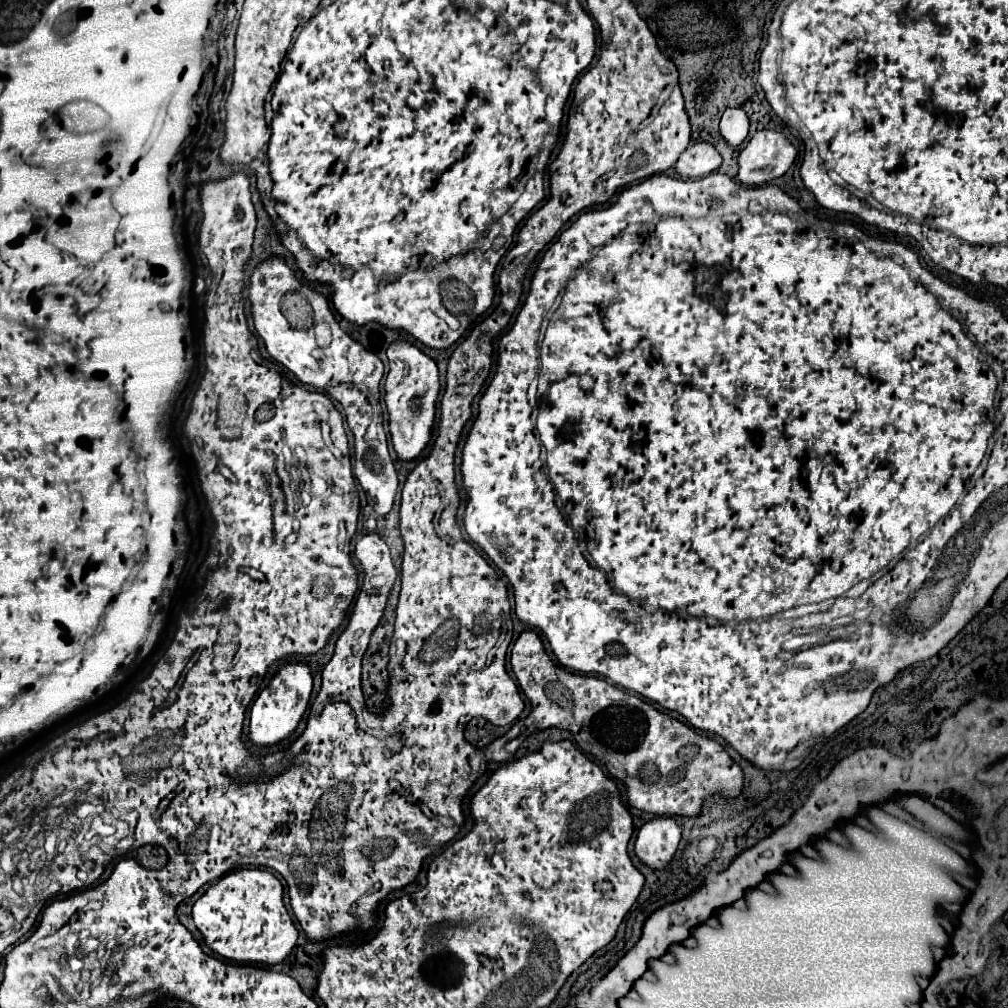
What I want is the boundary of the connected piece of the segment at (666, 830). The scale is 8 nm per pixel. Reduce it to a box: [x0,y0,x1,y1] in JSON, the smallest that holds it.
[636,816,682,868]

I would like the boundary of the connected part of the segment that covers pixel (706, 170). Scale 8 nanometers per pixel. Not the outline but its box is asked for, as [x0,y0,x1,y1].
[676,142,722,178]

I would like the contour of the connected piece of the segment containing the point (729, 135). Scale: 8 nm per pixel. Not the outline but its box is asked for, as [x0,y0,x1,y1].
[720,106,748,146]

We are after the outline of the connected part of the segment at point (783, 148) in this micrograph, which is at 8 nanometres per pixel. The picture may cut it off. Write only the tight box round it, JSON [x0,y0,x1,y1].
[738,130,796,186]

